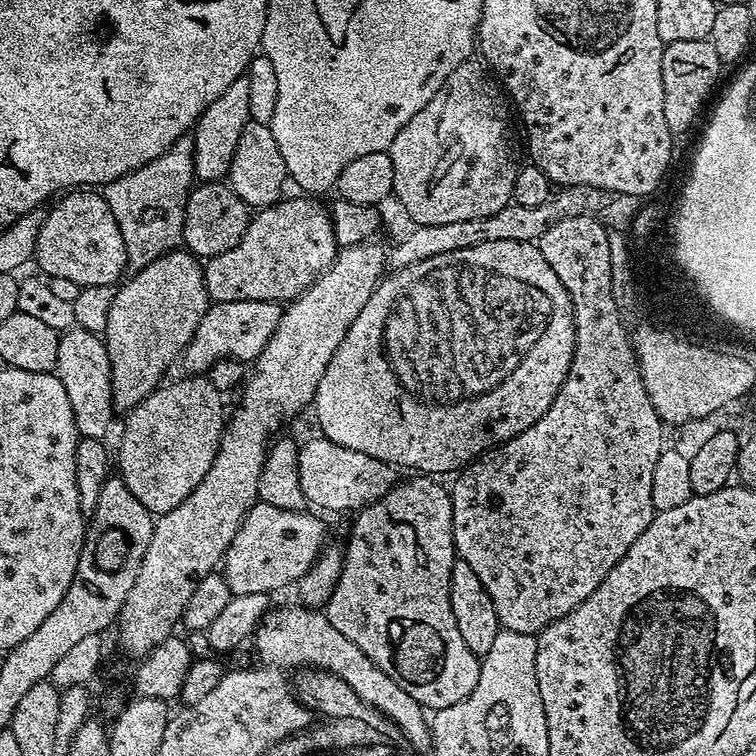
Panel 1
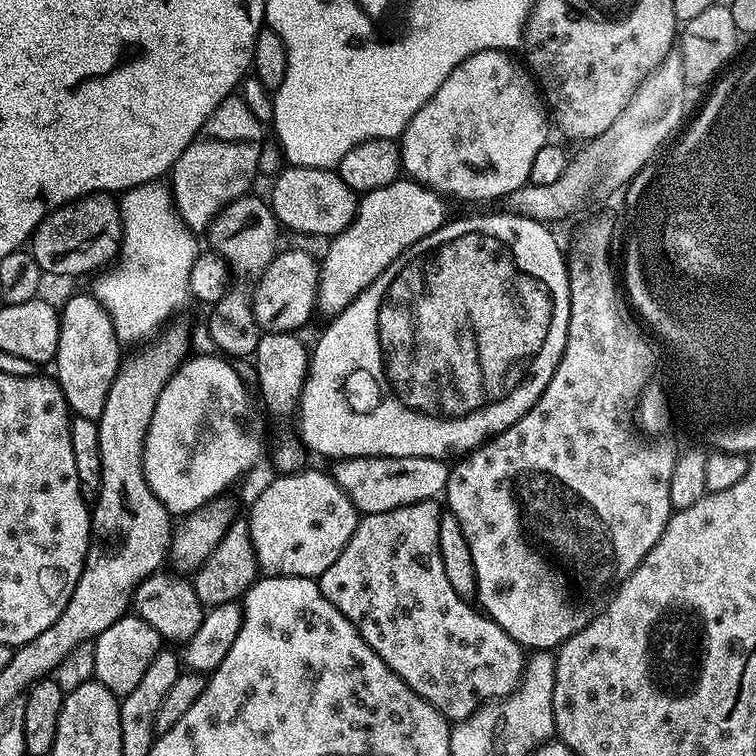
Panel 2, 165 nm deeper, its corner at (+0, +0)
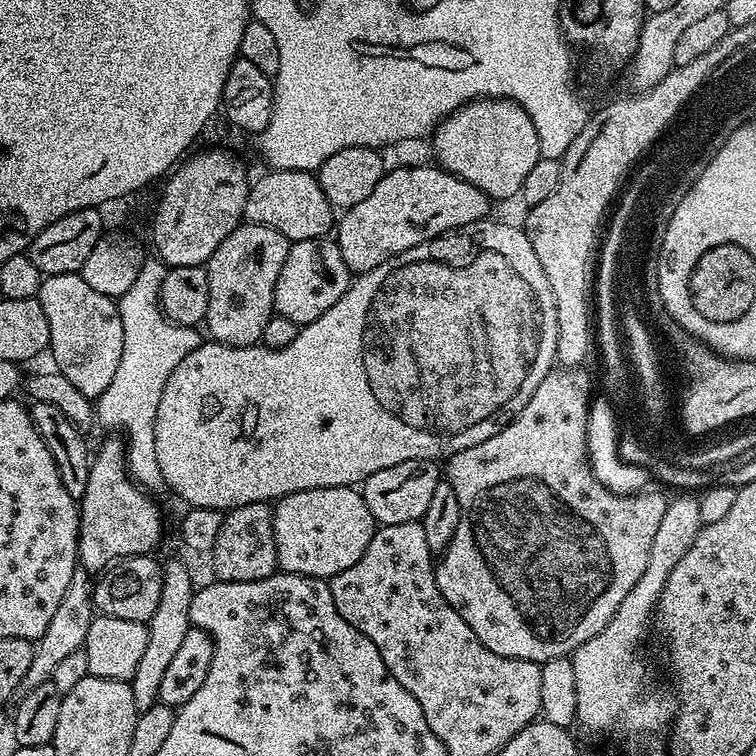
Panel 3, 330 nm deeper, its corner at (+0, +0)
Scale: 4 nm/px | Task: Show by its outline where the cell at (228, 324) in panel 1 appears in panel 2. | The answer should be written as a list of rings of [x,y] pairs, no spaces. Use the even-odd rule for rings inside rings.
[[[300,248],[277,251],[267,268],[259,273],[260,281],[250,293],[252,313],[261,329],[269,332],[296,332],[318,308],[320,266],[317,257]]]

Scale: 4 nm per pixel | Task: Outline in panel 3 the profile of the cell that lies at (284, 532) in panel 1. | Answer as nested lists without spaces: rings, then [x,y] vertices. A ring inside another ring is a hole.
[[[330,486],[314,490],[298,490],[275,501],[272,517],[277,565],[283,571],[292,572],[295,576],[331,578],[342,570],[350,570],[350,566],[354,566],[354,562],[358,562],[358,558],[366,554],[366,546],[370,546],[370,538],[374,538],[378,527],[376,519],[370,514],[370,506],[366,506],[363,495],[355,487]]]

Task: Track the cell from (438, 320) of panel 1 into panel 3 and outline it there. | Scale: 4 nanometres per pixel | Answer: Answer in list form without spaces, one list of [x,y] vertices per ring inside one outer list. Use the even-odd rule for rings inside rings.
[[[493,218],[485,219],[482,224],[483,228],[484,237],[481,238],[480,244],[474,245],[473,248],[466,250],[462,248],[462,242],[459,238],[461,235],[457,231],[444,232],[440,236],[435,236],[432,241],[422,242],[418,246],[414,246],[410,250],[382,262],[382,266],[378,266],[374,270],[359,273],[349,283],[346,294],[342,294],[342,298],[338,298],[338,302],[334,302],[334,306],[330,306],[330,310],[326,310],[326,314],[322,314],[314,322],[303,325],[299,334],[294,338],[294,342],[290,342],[285,348],[270,348],[267,346],[235,348],[234,346],[226,346],[215,342],[201,342],[194,351],[186,354],[186,358],[182,358],[182,362],[178,362],[174,374],[170,374],[170,379],[166,382],[166,390],[162,390],[162,399],[158,402],[158,418],[154,418],[154,458],[158,458],[158,467],[164,479],[163,487],[171,495],[184,498],[193,508],[227,510],[253,504],[254,502],[275,502],[282,499],[283,496],[294,494],[298,490],[314,490],[315,488],[329,488],[330,486],[342,486],[343,488],[360,486],[363,485],[366,478],[370,478],[370,474],[374,474],[378,470],[386,470],[386,466],[398,466],[398,462],[410,462],[411,460],[435,460],[440,462],[449,456],[458,454],[458,450],[466,450],[470,446],[478,446],[478,442],[486,442],[486,438],[494,438],[494,434],[498,434],[498,430],[505,428],[524,409],[526,402],[530,402],[534,390],[538,390],[538,382],[542,382],[542,378],[546,378],[546,374],[552,371],[556,364],[556,344],[552,328],[548,328],[548,322],[542,320],[544,318],[544,308],[542,308],[544,302],[540,300],[540,296],[536,294],[534,288],[526,288],[524,276],[518,276],[520,272],[514,268],[514,264],[508,262],[510,260],[508,256],[534,255],[534,246],[530,246],[530,238],[524,233],[523,228],[504,226]]]

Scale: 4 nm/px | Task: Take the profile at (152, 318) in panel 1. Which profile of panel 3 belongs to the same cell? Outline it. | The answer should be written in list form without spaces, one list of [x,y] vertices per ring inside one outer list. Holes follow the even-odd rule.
[[[112,438],[100,449],[95,449],[90,460],[90,478],[86,494],[78,502],[80,510],[80,537],[78,538],[78,564],[89,574],[99,574],[105,568],[128,556],[147,556],[155,553],[164,536],[162,508],[133,480],[124,457],[123,439]]]

